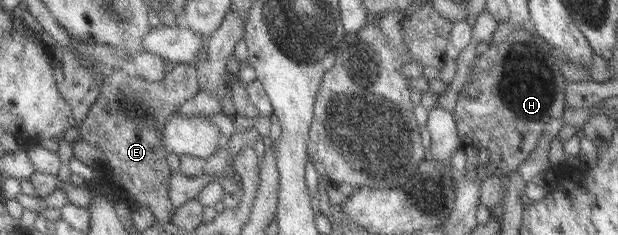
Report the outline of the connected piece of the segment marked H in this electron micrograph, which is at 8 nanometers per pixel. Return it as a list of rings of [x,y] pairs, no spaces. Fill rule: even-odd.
[[[521,27],[478,55],[473,64],[475,69],[471,71],[471,83],[461,89],[452,112],[458,128],[460,148],[466,150],[466,170],[463,173],[468,180],[480,180],[480,185],[490,176],[509,178],[535,150],[537,141],[544,134],[545,124],[549,124],[553,118],[562,118],[567,81],[559,70],[558,60],[549,53],[550,47],[539,35]]]

